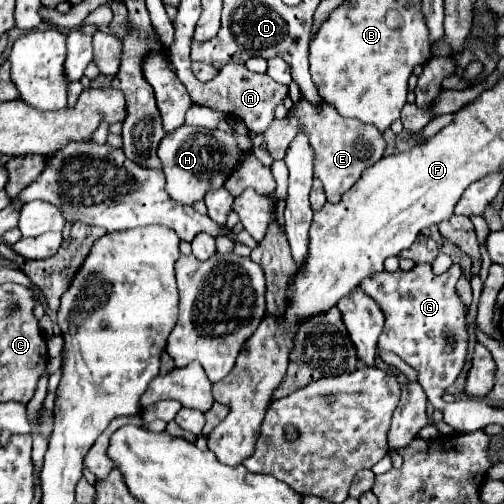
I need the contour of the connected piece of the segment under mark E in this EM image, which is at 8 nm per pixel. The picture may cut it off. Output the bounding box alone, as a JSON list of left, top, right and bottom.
[264,98,386,202]

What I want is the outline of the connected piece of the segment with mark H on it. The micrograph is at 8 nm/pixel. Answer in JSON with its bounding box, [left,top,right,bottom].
[158,124,250,204]

